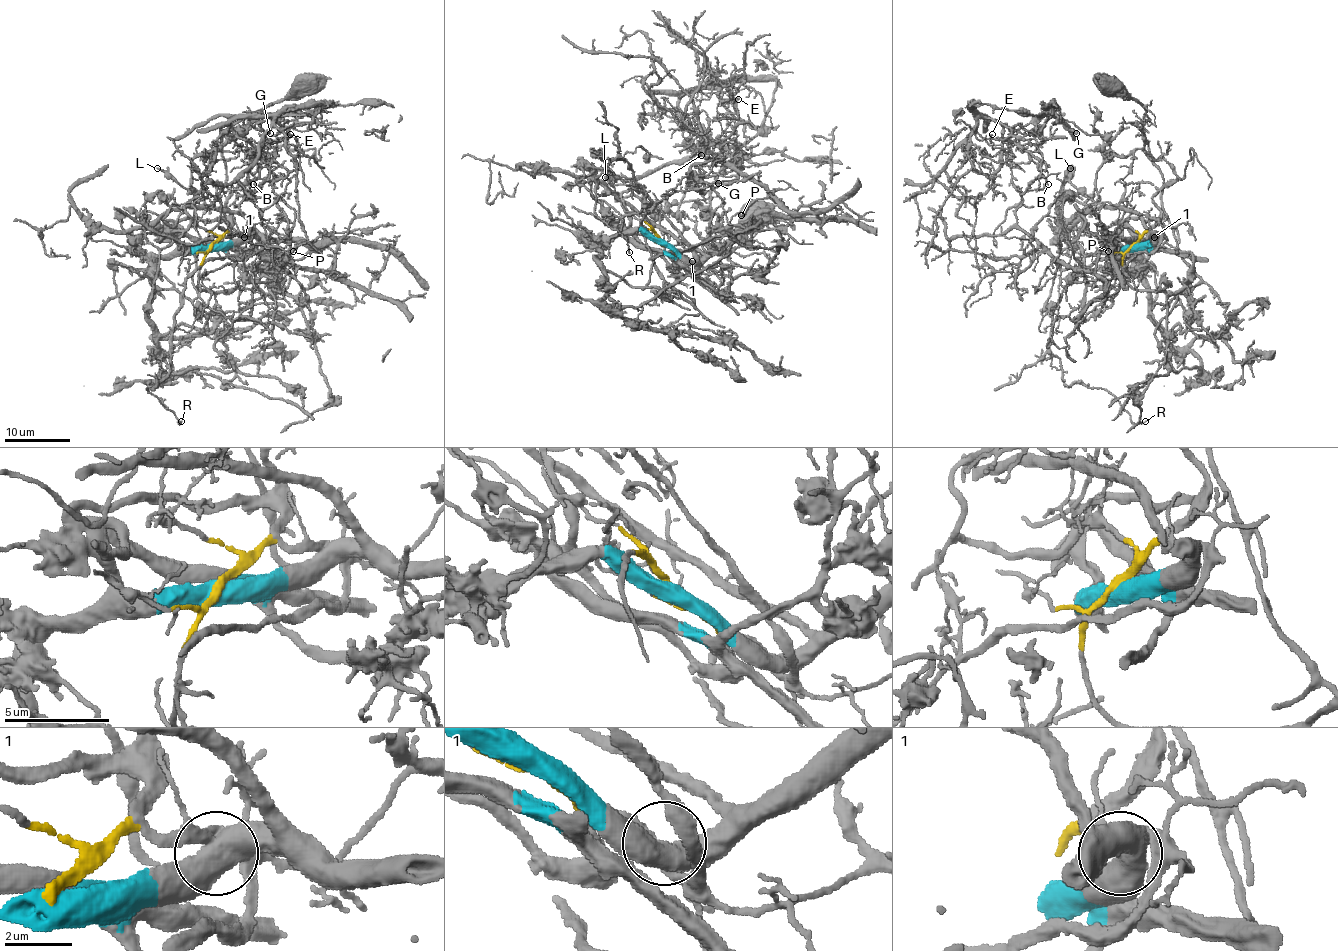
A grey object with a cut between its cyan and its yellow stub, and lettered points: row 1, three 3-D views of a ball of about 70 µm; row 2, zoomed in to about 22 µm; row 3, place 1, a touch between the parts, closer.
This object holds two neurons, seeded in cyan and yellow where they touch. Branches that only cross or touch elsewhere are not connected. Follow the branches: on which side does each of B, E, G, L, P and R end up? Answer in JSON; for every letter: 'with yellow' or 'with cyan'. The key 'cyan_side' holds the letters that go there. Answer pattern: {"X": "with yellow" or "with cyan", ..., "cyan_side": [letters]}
{"B": "with cyan", "E": "with cyan", "G": "with cyan", "L": "with yellow", "P": "with cyan", "R": "with yellow", "cyan_side": ["B", "E", "G", "P"]}

